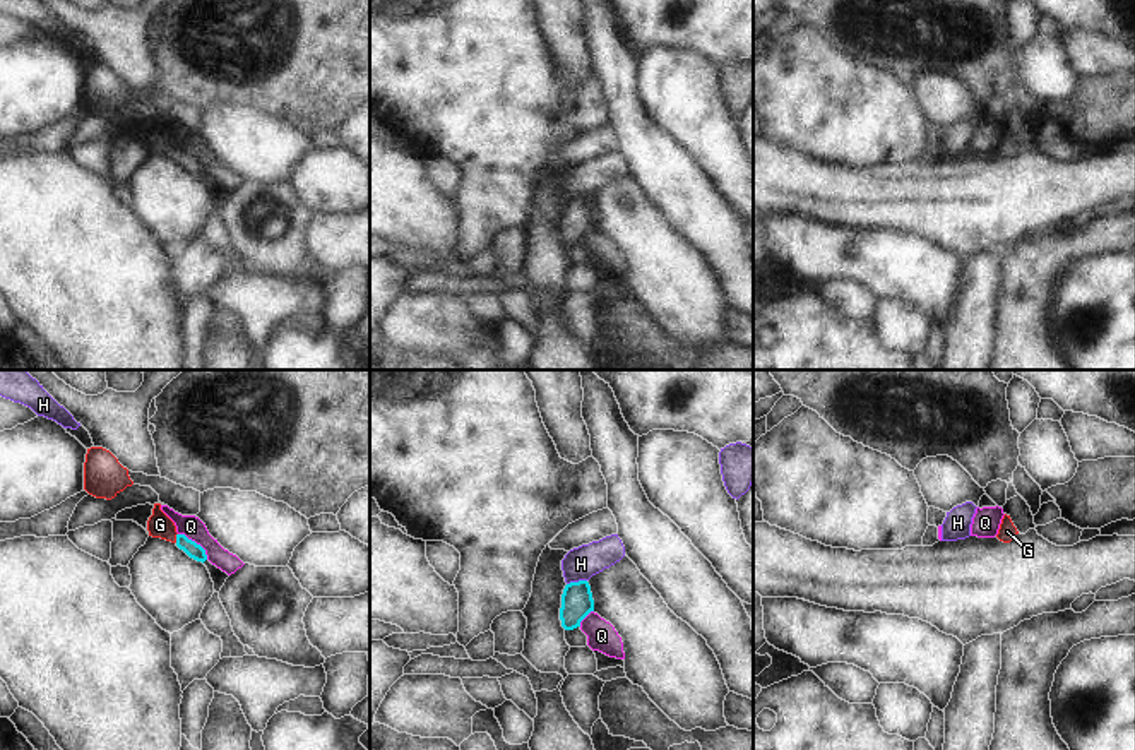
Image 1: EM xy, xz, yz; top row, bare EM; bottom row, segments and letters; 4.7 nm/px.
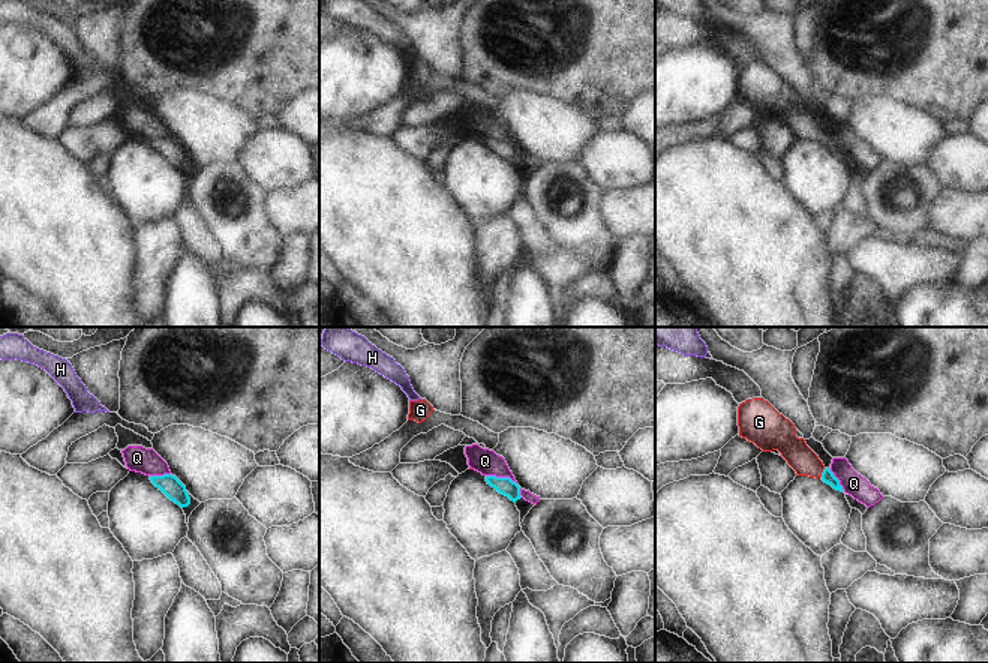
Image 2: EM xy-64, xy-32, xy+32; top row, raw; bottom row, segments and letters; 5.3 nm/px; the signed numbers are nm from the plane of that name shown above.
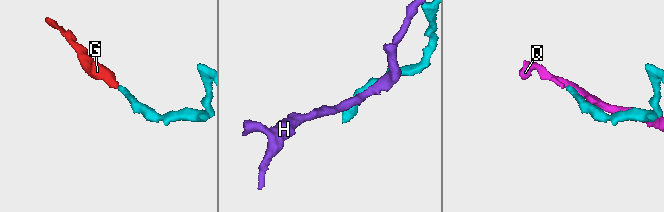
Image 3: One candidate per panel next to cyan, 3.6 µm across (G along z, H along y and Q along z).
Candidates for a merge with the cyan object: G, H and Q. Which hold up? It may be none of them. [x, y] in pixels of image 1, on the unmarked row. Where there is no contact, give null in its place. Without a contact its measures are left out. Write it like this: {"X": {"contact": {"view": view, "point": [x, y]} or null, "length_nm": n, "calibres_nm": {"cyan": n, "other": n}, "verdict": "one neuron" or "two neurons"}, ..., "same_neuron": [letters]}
{"G": {"contact": {"view": "xy", "point": [177, 154]}, "length_nm": 50, "calibres_nm": {"cyan": 70, "other": 110}, "verdict": "one neuron"}, "H": {"contact": {"view": "xz", "point": [576, 199]}, "length_nm": 100, "calibres_nm": {"cyan": 150, "other": 160}, "verdict": "two neurons"}, "Q": {"contact": {"view": "xy", "point": [194, 158]}, "length_nm": 190, "calibres_nm": {"cyan": 70, "other": 100}, "verdict": "two neurons"}, "same_neuron": ["G"]}

